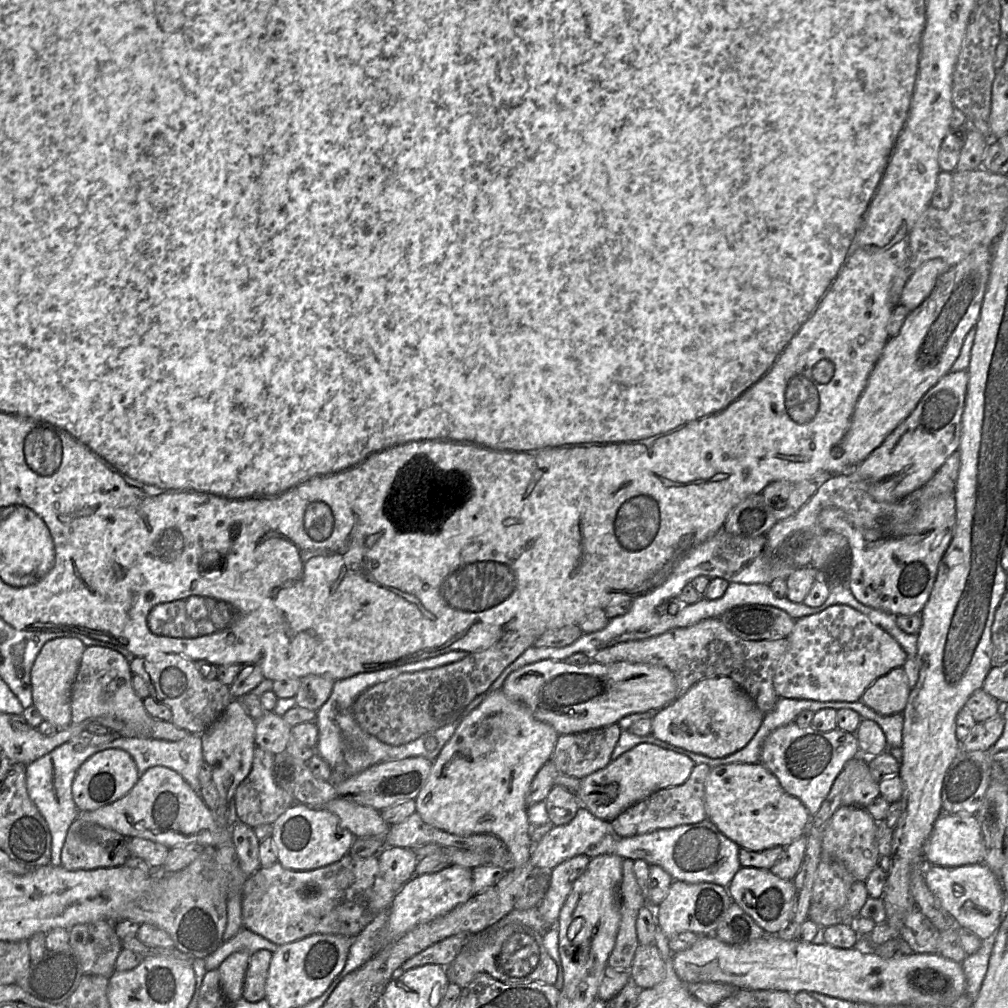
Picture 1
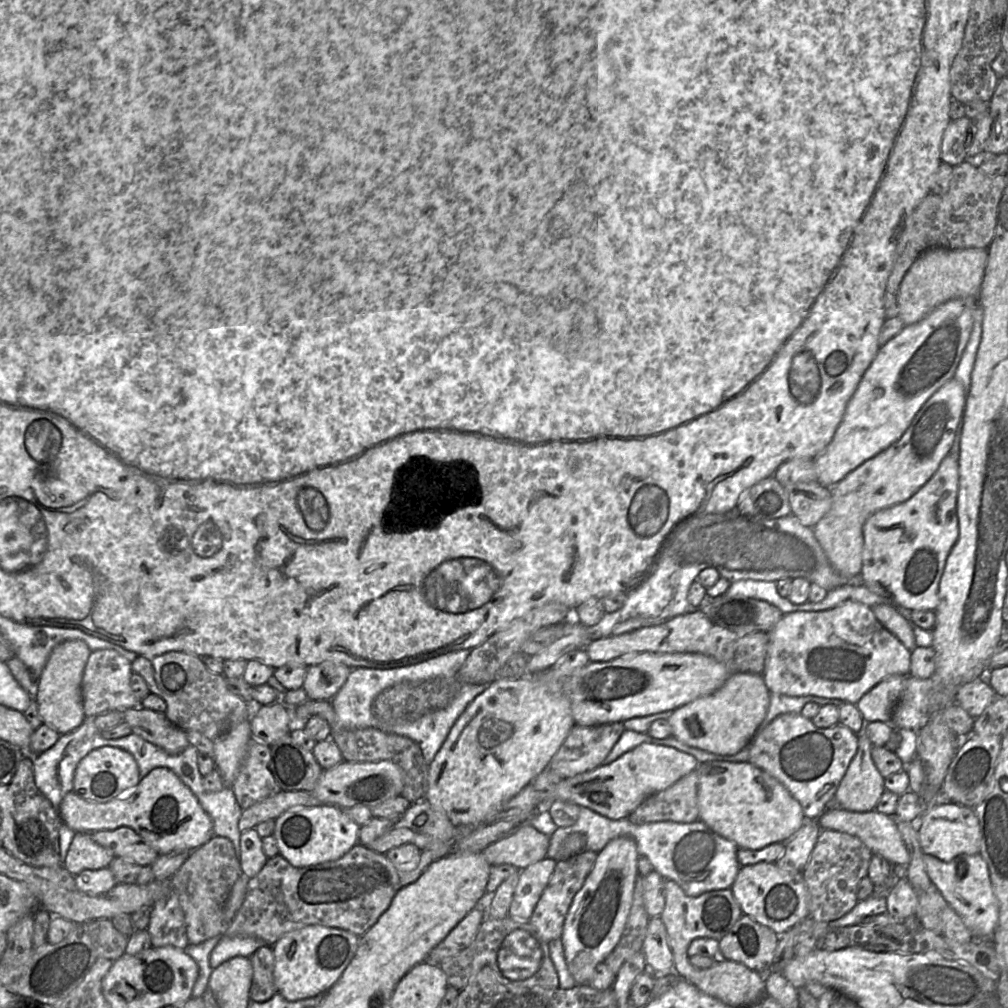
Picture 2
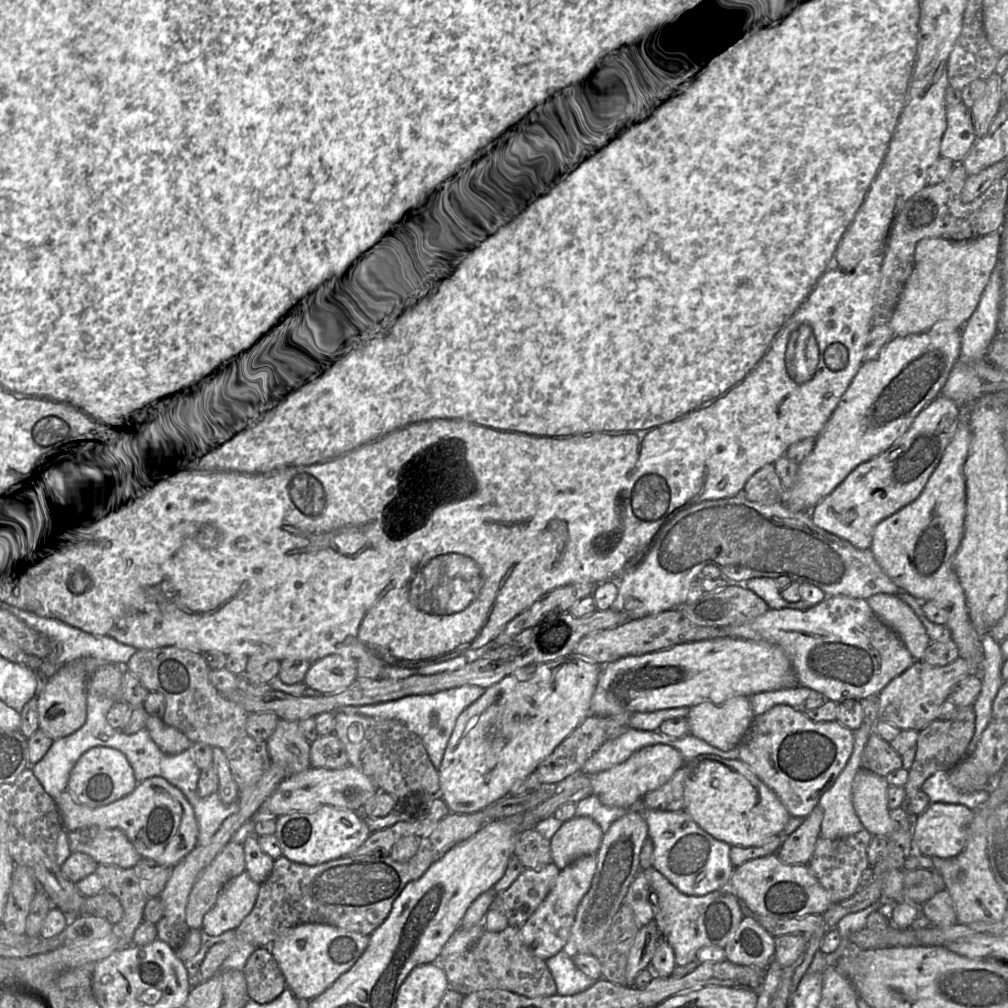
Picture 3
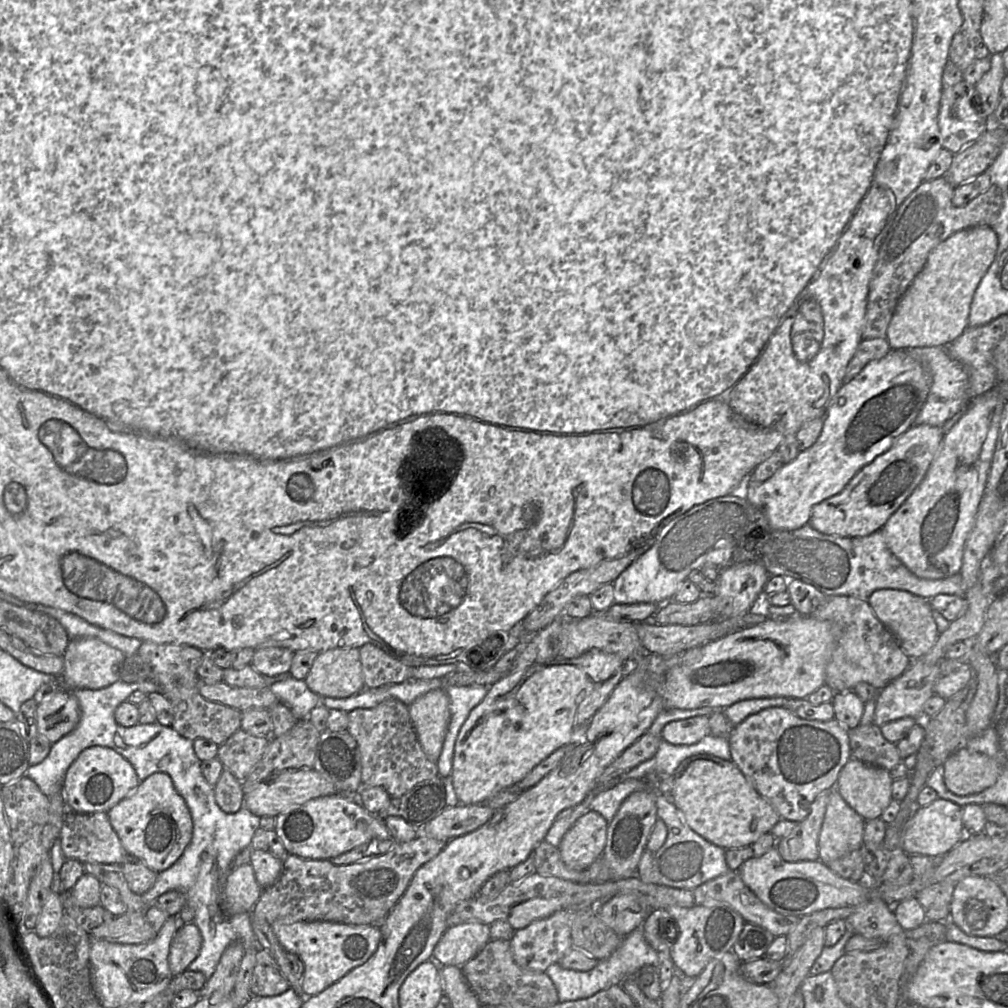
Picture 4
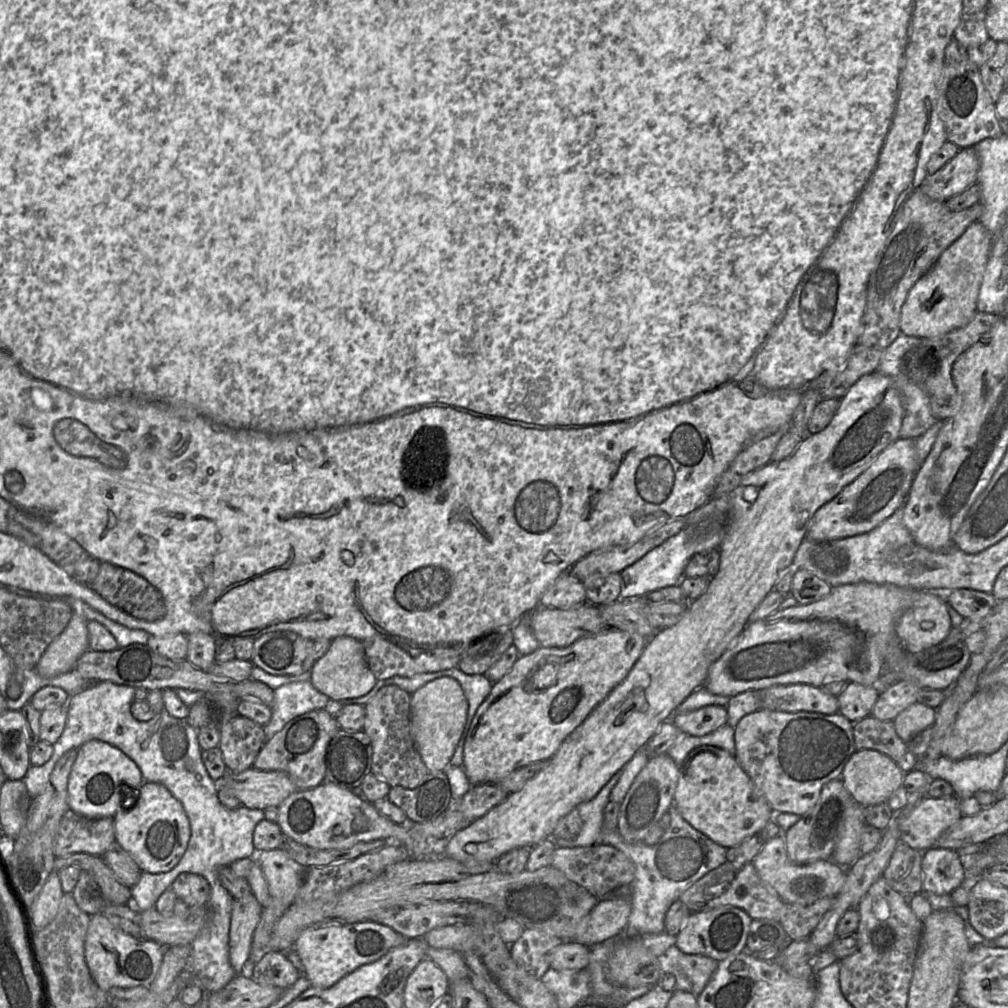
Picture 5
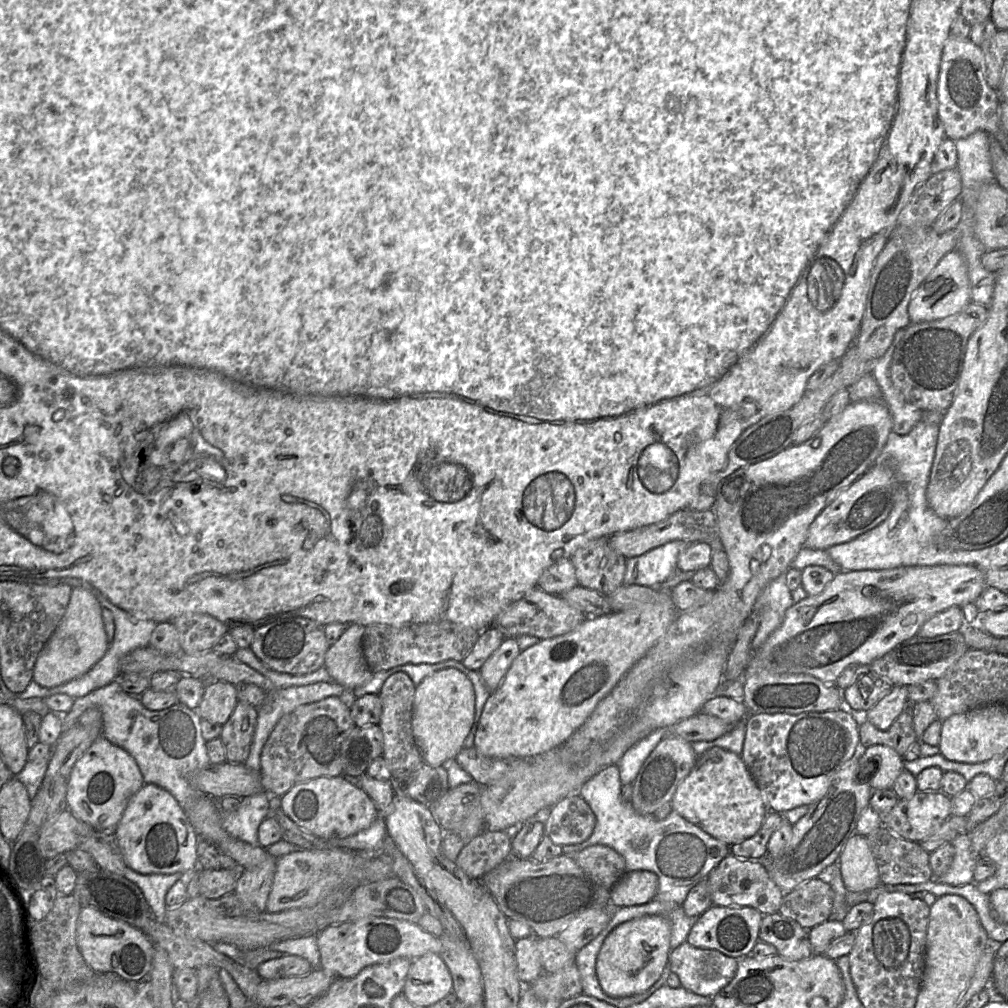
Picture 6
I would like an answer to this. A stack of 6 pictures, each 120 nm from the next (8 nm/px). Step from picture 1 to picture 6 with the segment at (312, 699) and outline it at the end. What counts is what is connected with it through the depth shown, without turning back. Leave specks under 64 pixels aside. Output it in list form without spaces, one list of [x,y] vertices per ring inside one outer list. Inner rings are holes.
[[[349,624],[342,635],[328,648],[323,667],[335,682],[345,690],[365,685],[373,672],[368,667],[363,651],[364,626]]]

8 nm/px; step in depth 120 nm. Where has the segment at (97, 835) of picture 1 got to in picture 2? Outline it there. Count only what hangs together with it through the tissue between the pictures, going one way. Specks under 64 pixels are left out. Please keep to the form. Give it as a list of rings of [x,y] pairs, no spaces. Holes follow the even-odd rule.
[[[75,833],[62,866],[76,876],[84,870],[106,868],[114,858],[113,852],[96,843],[91,833]]]

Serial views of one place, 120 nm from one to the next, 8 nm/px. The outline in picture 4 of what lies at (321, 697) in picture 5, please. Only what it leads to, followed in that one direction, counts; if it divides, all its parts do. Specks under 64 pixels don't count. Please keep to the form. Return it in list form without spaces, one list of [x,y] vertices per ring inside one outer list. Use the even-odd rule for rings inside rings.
[[[289,676],[274,682],[269,688],[298,720],[307,718],[311,710],[321,704],[321,697],[312,692],[304,680]]]

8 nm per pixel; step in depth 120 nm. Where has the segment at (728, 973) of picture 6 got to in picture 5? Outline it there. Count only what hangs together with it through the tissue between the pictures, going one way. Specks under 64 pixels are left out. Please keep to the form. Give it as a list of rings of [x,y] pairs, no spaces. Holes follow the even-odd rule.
[[[675,945],[657,957],[662,974],[671,974],[676,981],[675,989],[698,996],[717,970],[719,961],[703,955],[685,954]]]

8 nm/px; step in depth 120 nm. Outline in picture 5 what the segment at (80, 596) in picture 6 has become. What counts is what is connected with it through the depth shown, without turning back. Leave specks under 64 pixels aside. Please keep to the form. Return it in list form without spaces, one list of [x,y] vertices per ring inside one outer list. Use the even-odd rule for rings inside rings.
[[[73,612],[64,631],[47,647],[35,669],[45,678],[52,678],[74,669],[78,659],[89,650],[88,621]]]

